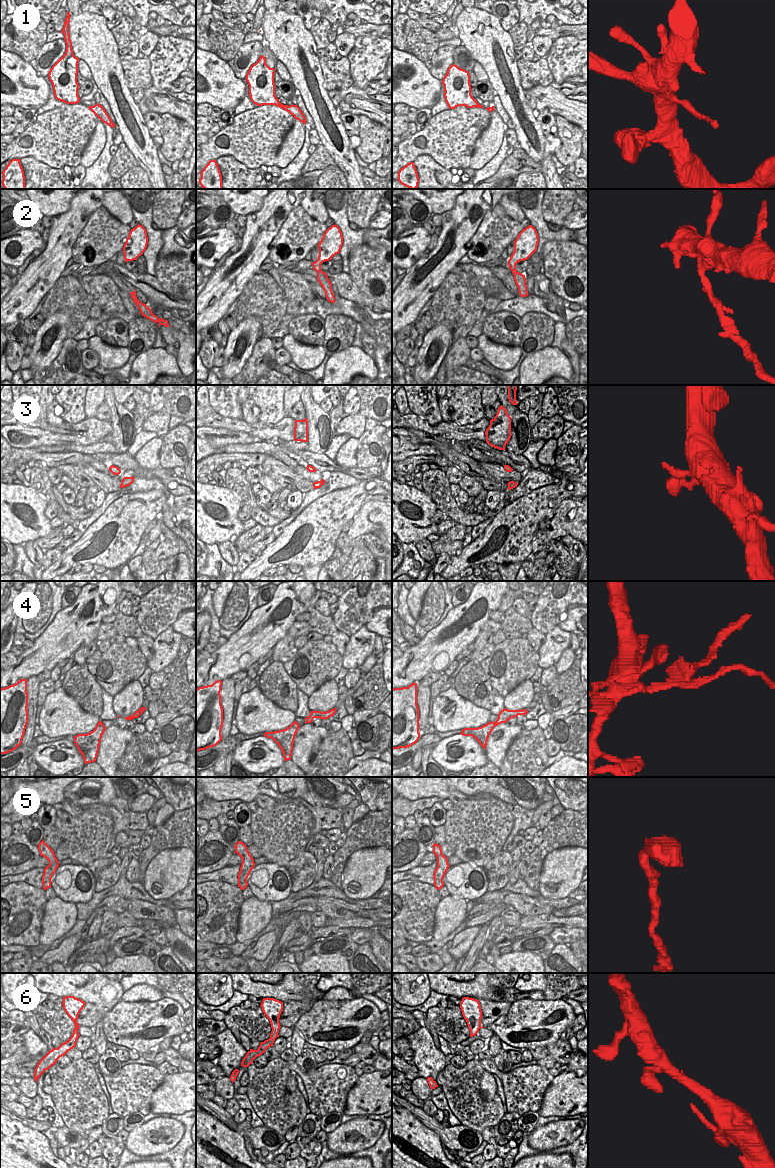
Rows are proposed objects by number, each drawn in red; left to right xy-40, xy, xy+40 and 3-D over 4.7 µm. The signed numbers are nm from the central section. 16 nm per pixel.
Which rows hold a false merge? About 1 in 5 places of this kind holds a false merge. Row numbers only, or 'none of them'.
2, 4

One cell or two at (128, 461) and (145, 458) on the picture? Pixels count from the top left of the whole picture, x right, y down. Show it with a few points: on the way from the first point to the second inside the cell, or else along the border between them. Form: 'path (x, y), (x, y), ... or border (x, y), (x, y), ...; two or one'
border (133, 457), (141, 467); two

